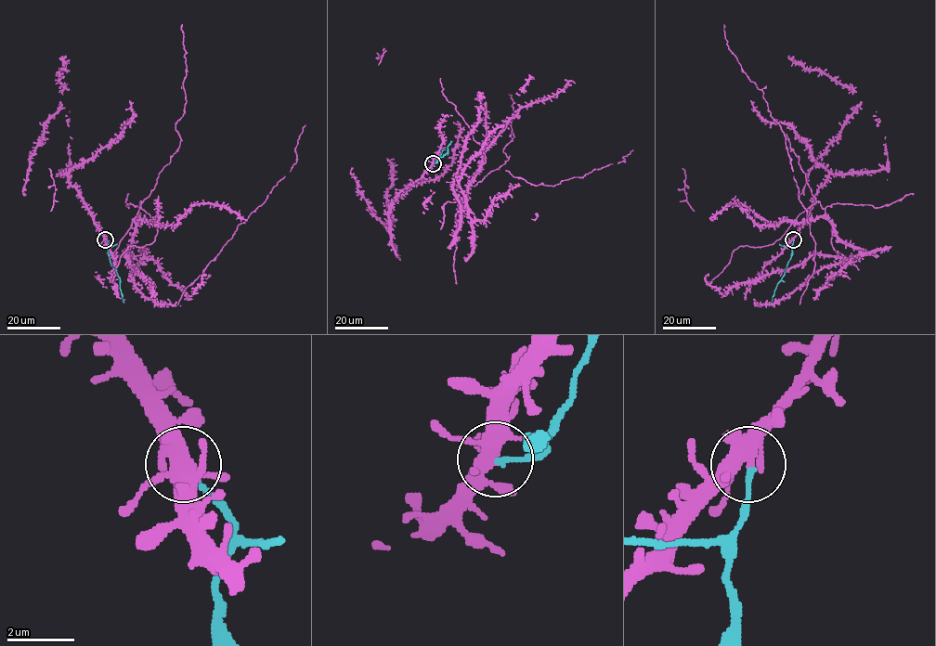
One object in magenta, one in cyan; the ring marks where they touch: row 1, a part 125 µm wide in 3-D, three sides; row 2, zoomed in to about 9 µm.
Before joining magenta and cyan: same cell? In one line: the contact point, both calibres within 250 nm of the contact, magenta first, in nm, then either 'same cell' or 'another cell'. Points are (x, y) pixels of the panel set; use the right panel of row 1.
(793, 239) | 360/160 nm | another cell

